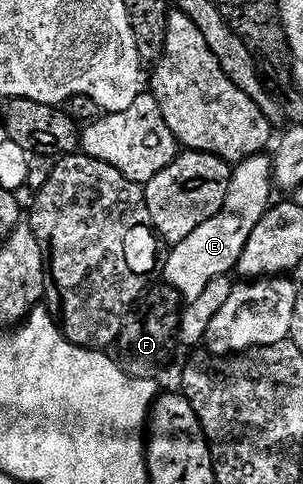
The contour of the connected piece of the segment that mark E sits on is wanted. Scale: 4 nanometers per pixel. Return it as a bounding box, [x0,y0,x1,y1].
[165,155,275,302]

